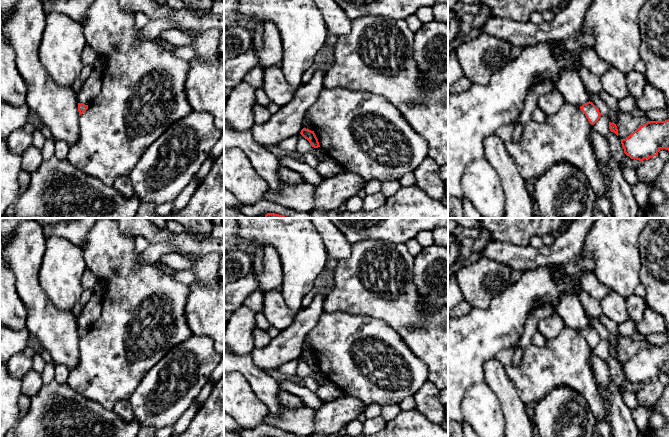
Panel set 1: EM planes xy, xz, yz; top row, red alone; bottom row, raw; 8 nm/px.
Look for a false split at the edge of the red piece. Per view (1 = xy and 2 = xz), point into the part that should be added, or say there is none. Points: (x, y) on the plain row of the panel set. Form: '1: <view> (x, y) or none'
1: none
2: none

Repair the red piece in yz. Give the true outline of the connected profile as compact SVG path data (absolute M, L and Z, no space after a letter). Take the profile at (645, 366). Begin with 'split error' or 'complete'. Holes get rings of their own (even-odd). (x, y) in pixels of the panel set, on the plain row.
complete; M669 343L647 345L625 363L621 363L624 377L640 386L658 380L661 373L669 375Z

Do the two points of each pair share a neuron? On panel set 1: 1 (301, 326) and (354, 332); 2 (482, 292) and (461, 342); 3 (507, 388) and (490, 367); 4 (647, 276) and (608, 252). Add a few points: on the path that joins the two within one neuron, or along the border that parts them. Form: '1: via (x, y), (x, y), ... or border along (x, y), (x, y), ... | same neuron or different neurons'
1: border along (324, 311), (304, 339) | different neurons
2: border along (497, 296), (484, 308), (472, 308) | different neurons
3: via (502, 383), (496, 377), (495, 372) | same neuron
4: border along (638, 249), (639, 280), (641, 282) | different neurons

